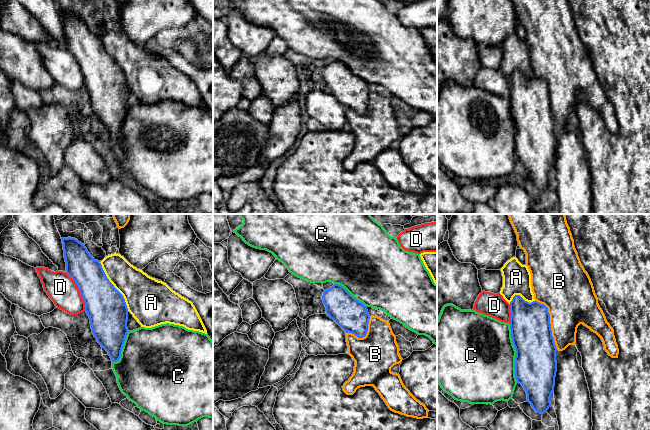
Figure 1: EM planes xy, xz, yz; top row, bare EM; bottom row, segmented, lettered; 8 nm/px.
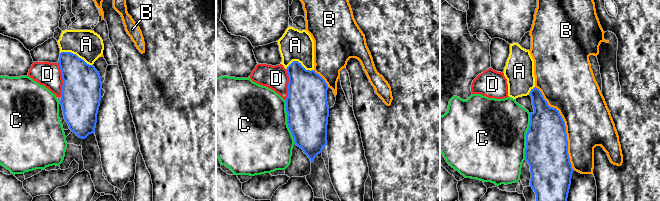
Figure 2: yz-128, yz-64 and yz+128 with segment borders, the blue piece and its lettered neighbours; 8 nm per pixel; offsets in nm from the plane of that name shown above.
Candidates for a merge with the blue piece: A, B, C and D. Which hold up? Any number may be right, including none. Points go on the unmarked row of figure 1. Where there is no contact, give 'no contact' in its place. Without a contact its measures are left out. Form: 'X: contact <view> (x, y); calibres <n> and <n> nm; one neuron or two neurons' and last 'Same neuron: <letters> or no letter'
A: contact xy (114, 63); calibres 320 and 320 nm; two neurons
B: contact yz (549, 99); calibres 320 and 400 nm; two neurons
C: contact yz (516, 129); calibres 340 and 480 nm; two neurons
D: contact xy (80, 67); calibres 320 and 240 nm; two neurons
Same neuron: no letter

